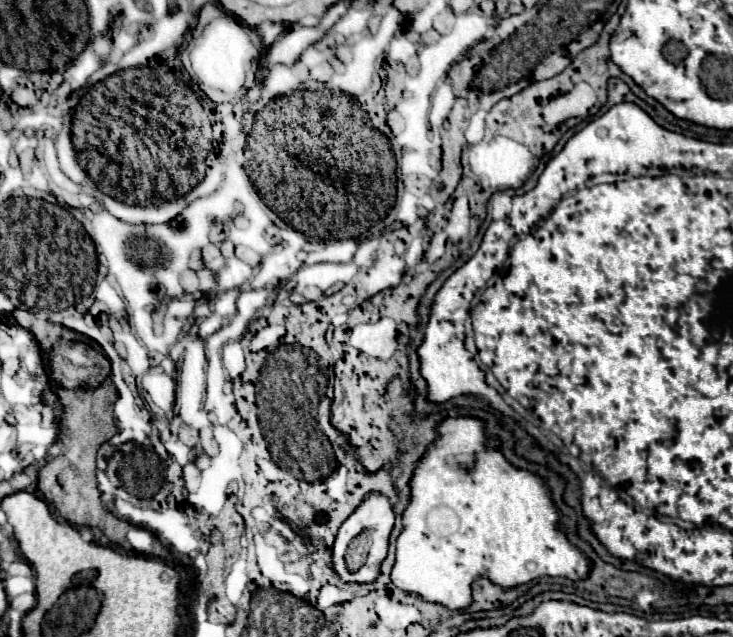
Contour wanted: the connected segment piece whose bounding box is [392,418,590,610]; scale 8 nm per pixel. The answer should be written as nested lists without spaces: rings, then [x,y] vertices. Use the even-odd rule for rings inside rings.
[[[446,418],[438,428],[440,438],[428,448],[428,454],[416,464],[412,478],[412,502],[404,512],[404,530],[396,542],[396,564],[392,570],[392,582],[406,590],[416,592],[424,600],[440,602],[452,610],[464,610],[472,602],[470,584],[478,574],[488,570],[488,578],[494,584],[512,588],[526,584],[538,576],[566,576],[580,580],[588,576],[588,560],[574,548],[566,536],[556,528],[560,514],[550,502],[548,488],[544,482],[510,466],[504,456],[496,450],[498,442],[484,434],[484,422],[478,418]],[[446,454],[472,454],[476,456],[474,468],[468,476],[452,472],[444,458]]]

